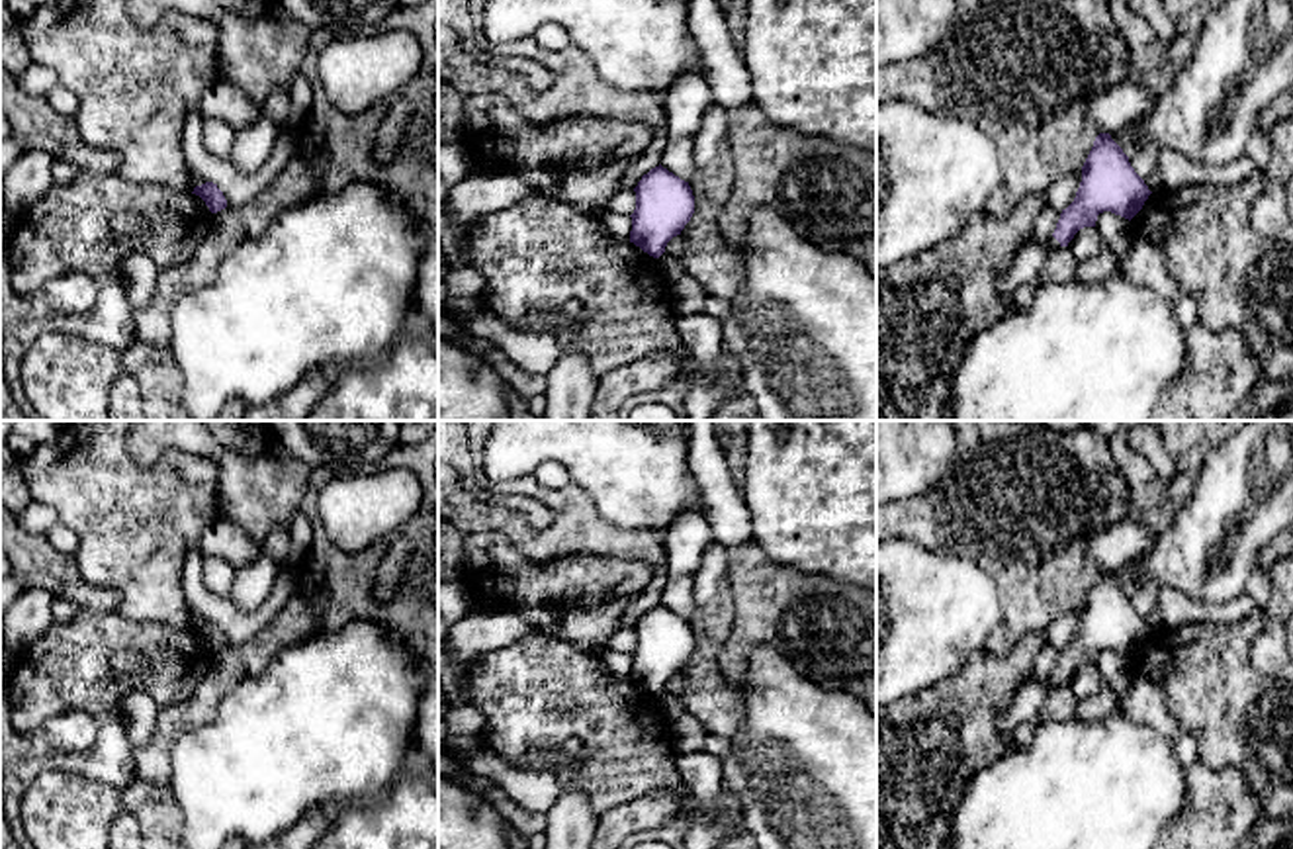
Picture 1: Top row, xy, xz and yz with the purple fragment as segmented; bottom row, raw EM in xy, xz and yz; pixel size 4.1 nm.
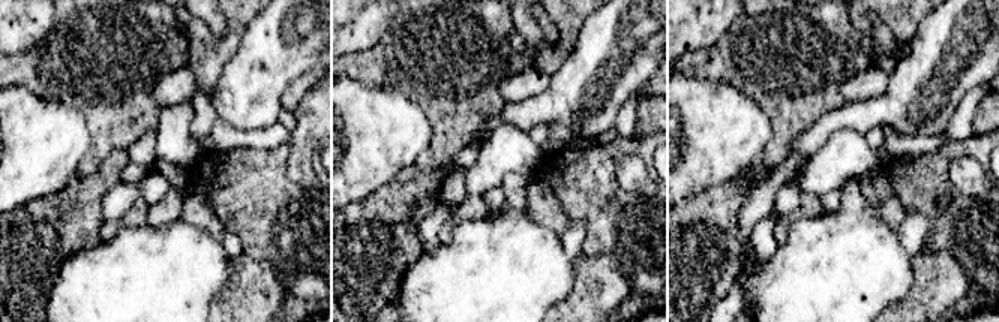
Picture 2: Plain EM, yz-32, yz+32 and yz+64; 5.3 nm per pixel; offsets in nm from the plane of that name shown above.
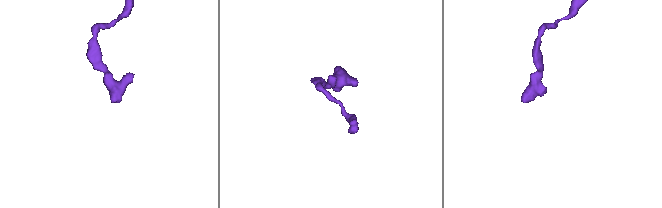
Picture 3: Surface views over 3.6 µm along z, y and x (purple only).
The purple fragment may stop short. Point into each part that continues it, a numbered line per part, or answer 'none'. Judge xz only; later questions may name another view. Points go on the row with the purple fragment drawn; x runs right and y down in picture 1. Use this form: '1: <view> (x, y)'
none

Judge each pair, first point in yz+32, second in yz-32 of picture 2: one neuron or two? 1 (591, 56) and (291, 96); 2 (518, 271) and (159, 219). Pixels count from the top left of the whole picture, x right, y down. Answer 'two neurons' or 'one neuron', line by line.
1: two neurons
2: two neurons

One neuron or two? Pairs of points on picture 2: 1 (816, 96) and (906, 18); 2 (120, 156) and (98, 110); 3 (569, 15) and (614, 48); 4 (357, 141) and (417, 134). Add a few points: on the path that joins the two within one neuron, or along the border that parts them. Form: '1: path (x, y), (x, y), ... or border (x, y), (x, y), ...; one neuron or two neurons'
1: border (878, 15), (894, 35), (897, 48), (873, 60); two neurons
2: border (125, 149), (116, 149), (92, 174); two neurons
3: border (590, 15), (584, 21), (567, 57); two neurons
4: path (372, 134), (402, 134); one neuron

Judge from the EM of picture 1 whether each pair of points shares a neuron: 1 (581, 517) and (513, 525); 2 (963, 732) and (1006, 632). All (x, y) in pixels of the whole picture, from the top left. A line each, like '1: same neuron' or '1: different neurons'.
1: same neuron
2: different neurons

